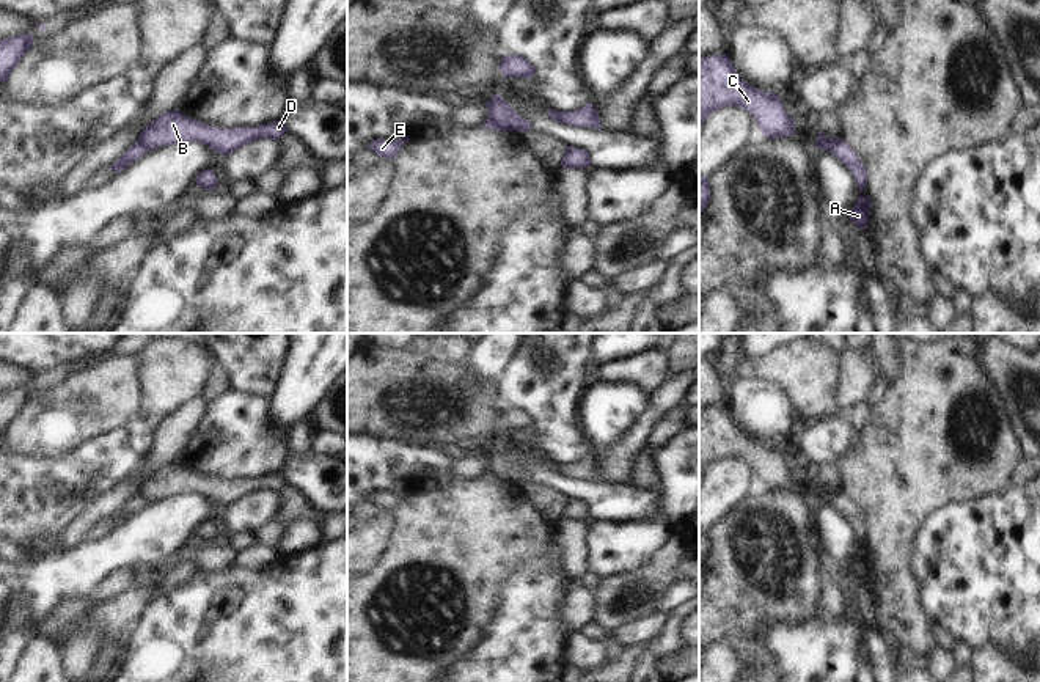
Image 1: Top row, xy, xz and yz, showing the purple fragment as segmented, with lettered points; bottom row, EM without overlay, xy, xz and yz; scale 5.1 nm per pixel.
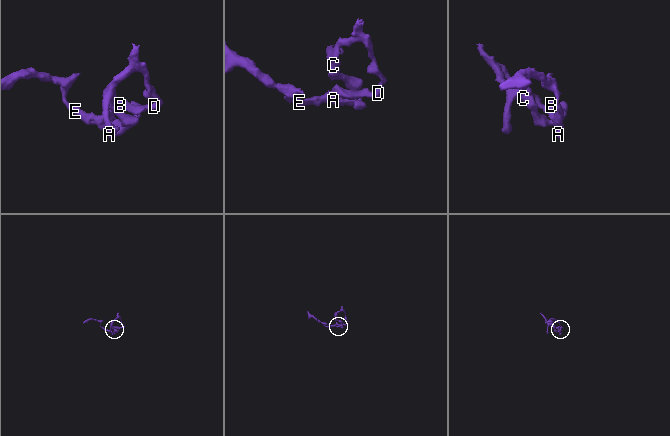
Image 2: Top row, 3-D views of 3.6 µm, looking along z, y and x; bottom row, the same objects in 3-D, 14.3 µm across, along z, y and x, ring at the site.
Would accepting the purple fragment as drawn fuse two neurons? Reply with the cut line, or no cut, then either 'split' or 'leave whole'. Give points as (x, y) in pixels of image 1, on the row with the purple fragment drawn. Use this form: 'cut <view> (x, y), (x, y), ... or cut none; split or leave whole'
cut yz (841, 139), (830, 151); split

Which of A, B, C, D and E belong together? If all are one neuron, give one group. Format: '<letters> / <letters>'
A B C D / E

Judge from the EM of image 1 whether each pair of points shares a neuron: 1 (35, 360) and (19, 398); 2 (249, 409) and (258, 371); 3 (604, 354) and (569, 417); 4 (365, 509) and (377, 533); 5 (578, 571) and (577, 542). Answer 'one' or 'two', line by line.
1: two
2: two
3: two
4: two
5: one

